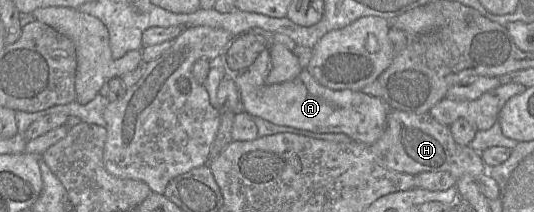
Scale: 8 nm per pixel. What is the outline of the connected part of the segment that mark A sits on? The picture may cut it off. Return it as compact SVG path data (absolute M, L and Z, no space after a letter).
M306 69L291 81L279 84L263 85L252 91L239 91L240 109L252 117L260 117L273 124L307 130L314 133L344 133L352 140L371 146L384 133L387 117L391 111L388 103L382 99L367 95L361 90L332 90L321 85Z

